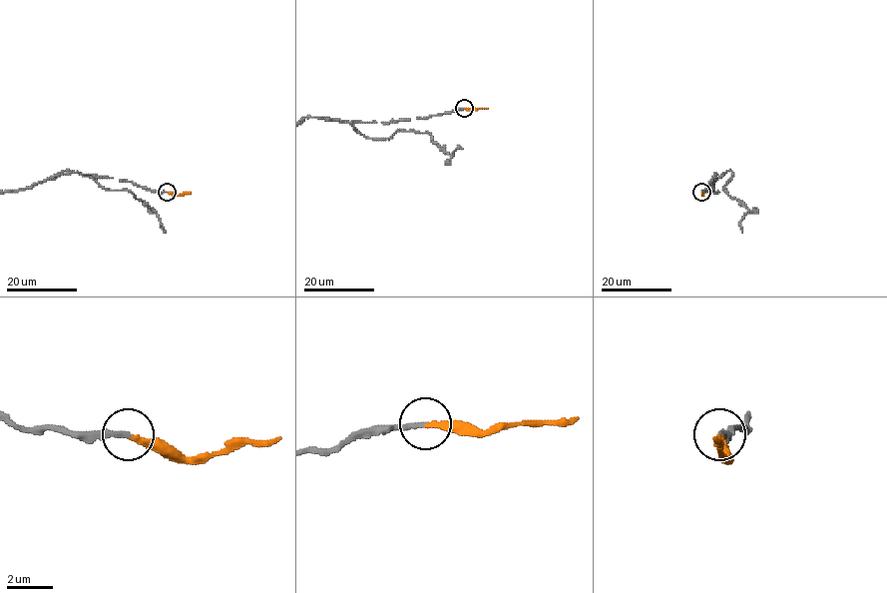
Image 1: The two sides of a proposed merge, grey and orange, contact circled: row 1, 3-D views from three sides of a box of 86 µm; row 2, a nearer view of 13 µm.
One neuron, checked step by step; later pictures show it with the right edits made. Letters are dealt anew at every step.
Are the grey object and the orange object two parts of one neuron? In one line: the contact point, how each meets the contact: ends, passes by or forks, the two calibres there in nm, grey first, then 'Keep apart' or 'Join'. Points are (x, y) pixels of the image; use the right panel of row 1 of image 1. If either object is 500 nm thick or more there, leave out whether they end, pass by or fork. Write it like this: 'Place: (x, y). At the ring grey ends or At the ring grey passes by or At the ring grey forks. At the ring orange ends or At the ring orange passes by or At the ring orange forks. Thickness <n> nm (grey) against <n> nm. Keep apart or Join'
Place: (701, 192). At the ring grey ends. At the ring orange ends. Thickness 240 nm (grey) against 220 nm. Join

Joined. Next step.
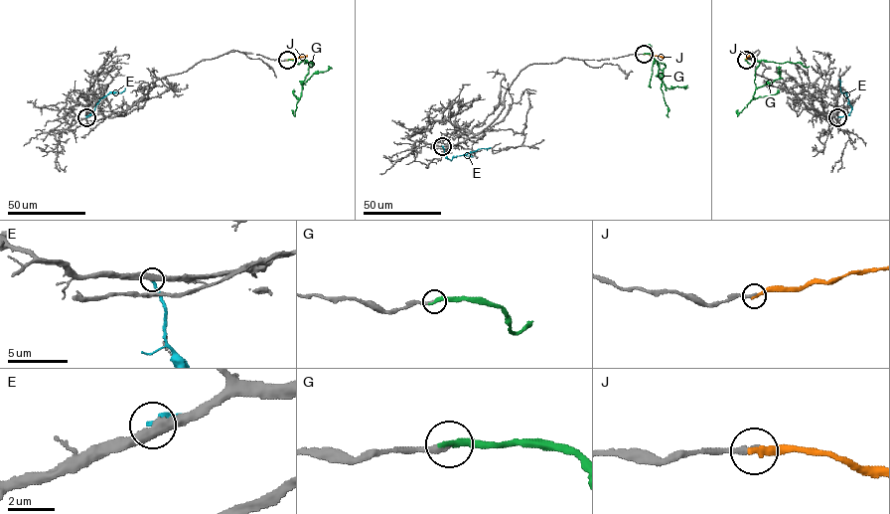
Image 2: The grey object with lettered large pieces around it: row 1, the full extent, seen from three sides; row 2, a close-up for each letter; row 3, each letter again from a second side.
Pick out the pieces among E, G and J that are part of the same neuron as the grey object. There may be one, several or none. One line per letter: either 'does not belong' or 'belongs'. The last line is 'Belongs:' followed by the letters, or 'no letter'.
E: does not belong
G: belongs
J: does not belong
Belongs: G

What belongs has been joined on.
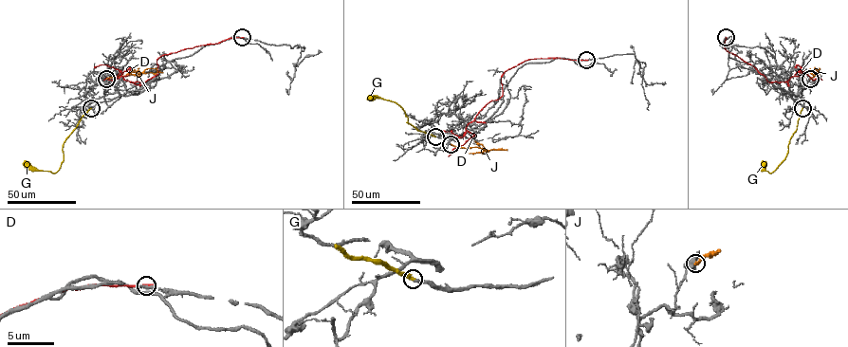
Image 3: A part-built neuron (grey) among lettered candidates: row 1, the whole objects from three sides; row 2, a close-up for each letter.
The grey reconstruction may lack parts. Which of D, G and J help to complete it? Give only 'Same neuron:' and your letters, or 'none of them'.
Same neuron: G

